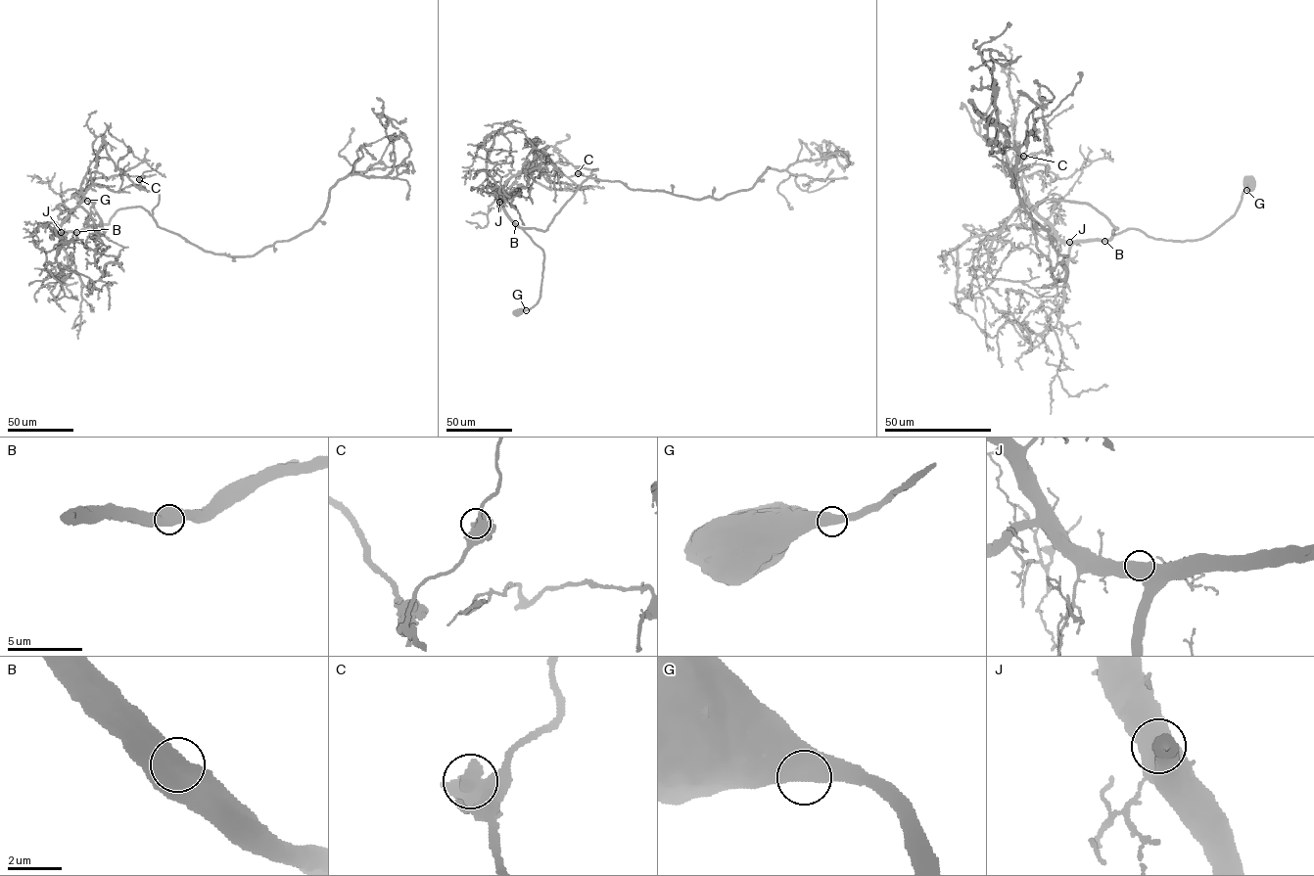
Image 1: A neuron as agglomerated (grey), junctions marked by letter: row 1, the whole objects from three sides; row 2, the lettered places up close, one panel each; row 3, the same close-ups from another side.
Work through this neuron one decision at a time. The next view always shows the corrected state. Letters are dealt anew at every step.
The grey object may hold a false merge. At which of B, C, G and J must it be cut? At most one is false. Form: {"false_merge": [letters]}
{"false_merge": []}

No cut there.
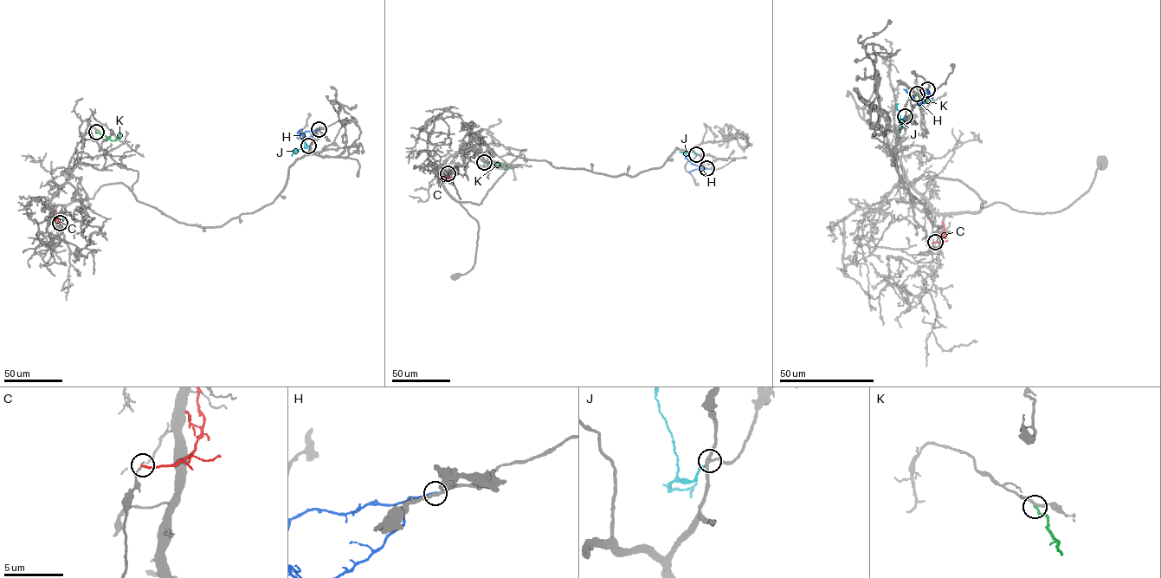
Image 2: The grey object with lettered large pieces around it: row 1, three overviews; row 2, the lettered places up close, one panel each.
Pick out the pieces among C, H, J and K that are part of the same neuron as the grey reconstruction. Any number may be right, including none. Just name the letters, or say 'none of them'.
none of them

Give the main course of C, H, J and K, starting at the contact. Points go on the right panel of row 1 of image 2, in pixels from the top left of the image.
C: (935, 242), (943, 239), (942, 222)
H: (927, 89), (925, 101), (920, 104), (904, 89)
J: (905, 117), (899, 120), (902, 121), (900, 133)
K: (917, 94), (921, 108), (927, 97)

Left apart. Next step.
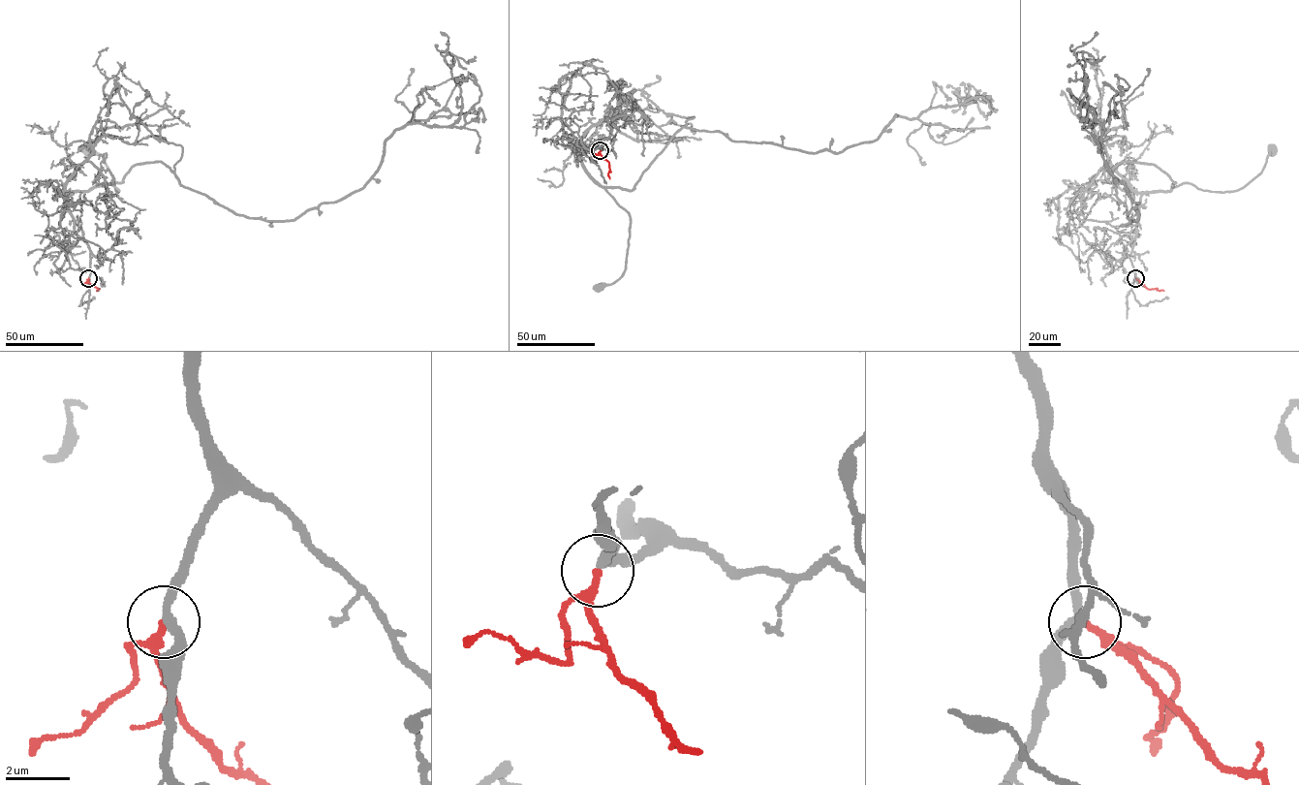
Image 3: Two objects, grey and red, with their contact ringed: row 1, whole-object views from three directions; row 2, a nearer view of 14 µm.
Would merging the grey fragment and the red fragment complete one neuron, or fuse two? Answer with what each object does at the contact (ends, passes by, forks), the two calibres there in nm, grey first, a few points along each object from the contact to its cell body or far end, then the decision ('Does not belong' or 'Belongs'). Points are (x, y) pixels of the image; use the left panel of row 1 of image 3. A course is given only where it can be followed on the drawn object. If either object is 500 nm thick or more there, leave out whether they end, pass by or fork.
At the ring grey passes by. At the ring red ends. Thickness 280 nm (grey) against 240 nm. Course of grey: (88, 278), (90, 248), (75, 230), (67, 195), (88, 191), (103, 183), (118, 190), (104, 158), (87, 150). Course of red: (88, 278), (98, 291). Belongs

